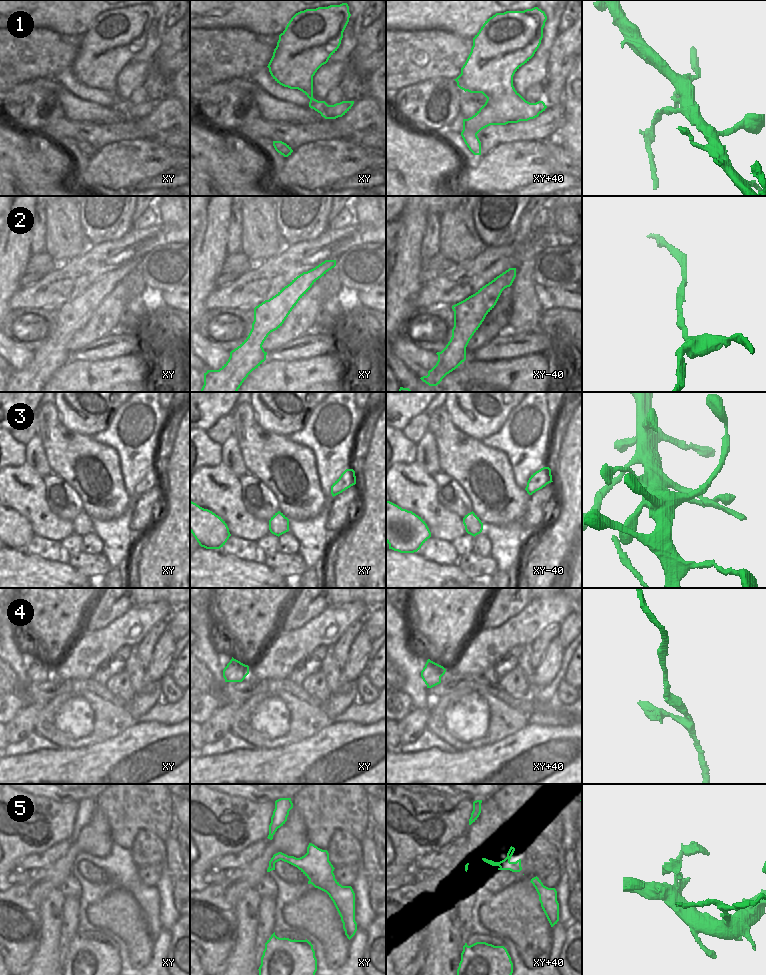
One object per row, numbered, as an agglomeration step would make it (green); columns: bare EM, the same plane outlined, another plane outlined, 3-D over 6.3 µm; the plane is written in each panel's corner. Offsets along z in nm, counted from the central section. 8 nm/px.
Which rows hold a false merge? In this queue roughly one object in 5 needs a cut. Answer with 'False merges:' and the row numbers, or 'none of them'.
False merges: none of them

